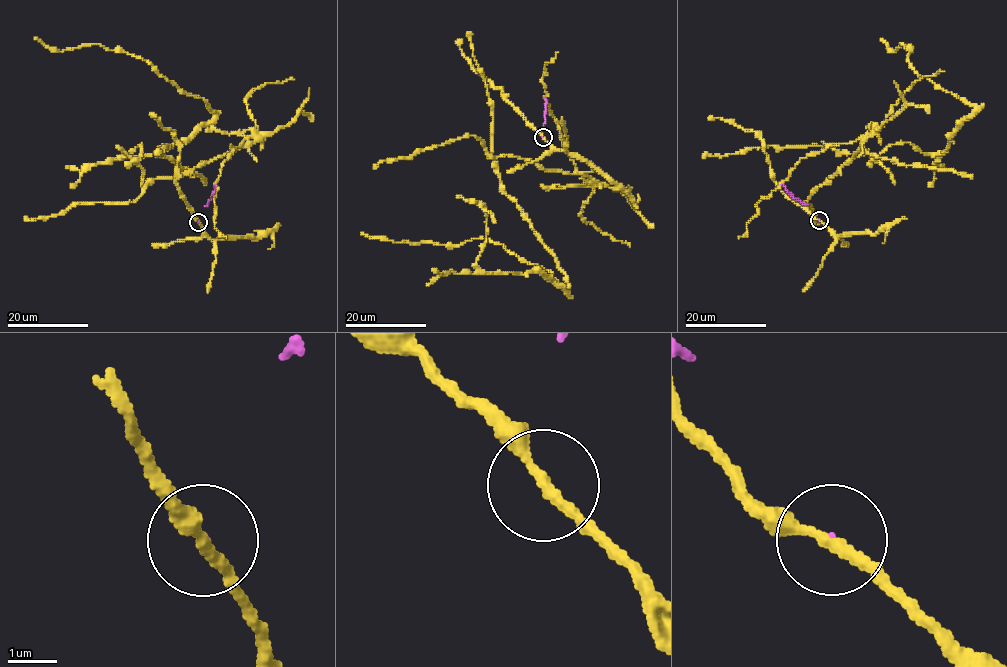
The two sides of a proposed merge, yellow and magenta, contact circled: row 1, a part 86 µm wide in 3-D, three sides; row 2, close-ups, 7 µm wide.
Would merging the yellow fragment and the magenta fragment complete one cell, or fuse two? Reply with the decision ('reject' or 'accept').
reject

